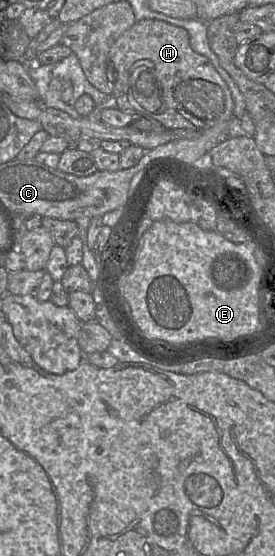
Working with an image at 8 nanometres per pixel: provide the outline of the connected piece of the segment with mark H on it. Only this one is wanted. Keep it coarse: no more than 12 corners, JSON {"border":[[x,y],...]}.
{"border":[[136,21],[111,46],[123,112],[167,130],[234,117],[181,27]]}

